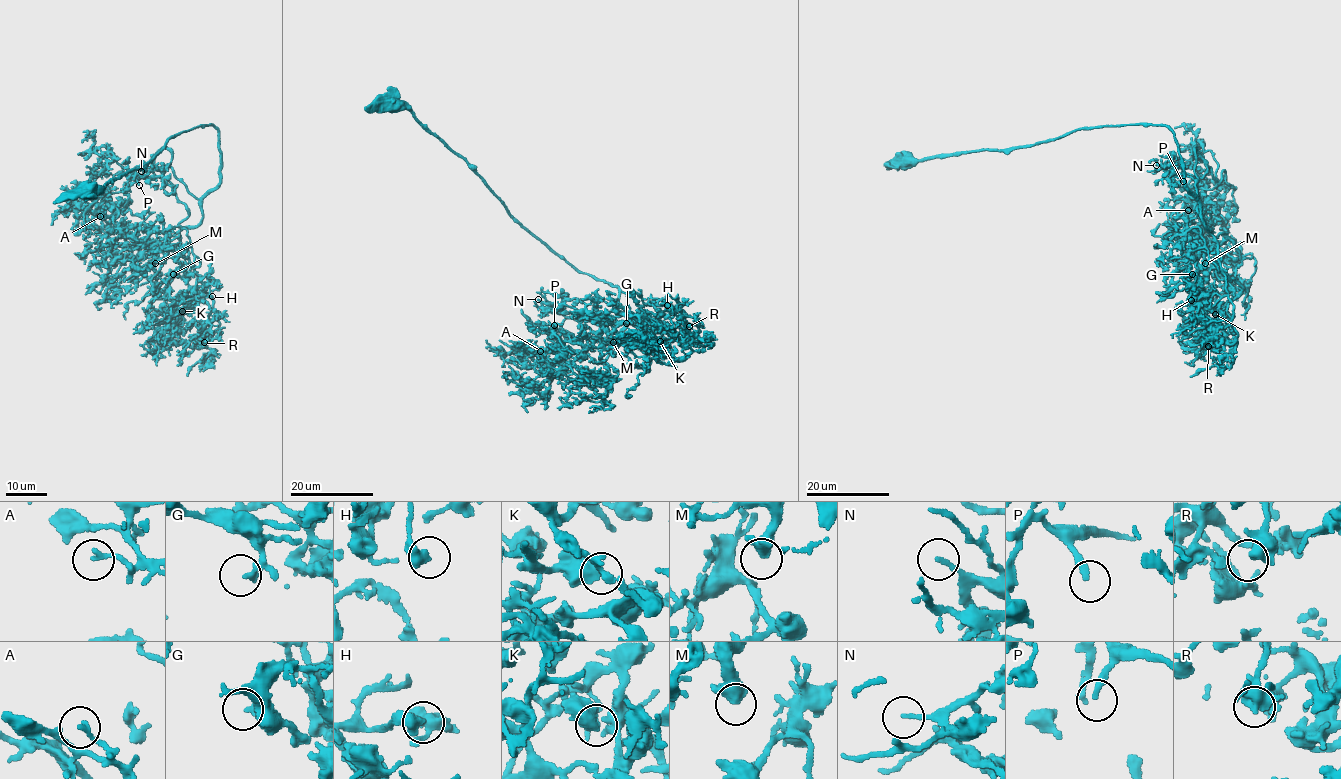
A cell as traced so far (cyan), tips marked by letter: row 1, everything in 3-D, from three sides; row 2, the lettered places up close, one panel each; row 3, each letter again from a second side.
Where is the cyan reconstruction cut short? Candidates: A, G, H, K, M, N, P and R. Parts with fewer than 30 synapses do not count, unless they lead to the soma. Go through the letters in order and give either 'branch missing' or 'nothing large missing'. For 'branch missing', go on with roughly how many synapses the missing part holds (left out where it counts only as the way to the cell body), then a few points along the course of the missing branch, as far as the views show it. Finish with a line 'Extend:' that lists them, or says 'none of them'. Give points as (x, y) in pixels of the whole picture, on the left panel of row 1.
A: nothing large missing
G: nothing large missing
H: nothing large missing
K: nothing large missing
M: branch missing; 45 synapses; course (155, 263), (153, 262), (150, 266), (153, 271), (151, 275)
N: nothing large missing
P: branch missing; 200 synapses; course (139, 185), (136, 194), (138, 209), (128, 207), (122, 220)
R: nothing large missing
Extend: M, P

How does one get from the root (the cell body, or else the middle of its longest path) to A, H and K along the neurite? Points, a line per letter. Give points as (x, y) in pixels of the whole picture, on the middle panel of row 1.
A: (392, 102), (461, 155), (533, 235), (617, 286), (614, 311), (563, 321), (561, 360), (540, 351)
H: (392, 102), (533, 235), (617, 286), (623, 336), (651, 338), (636, 322), (667, 305)
K: (392, 102), (533, 235), (617, 286), (630, 317), (621, 334), (672, 340), (648, 336), (660, 341)

